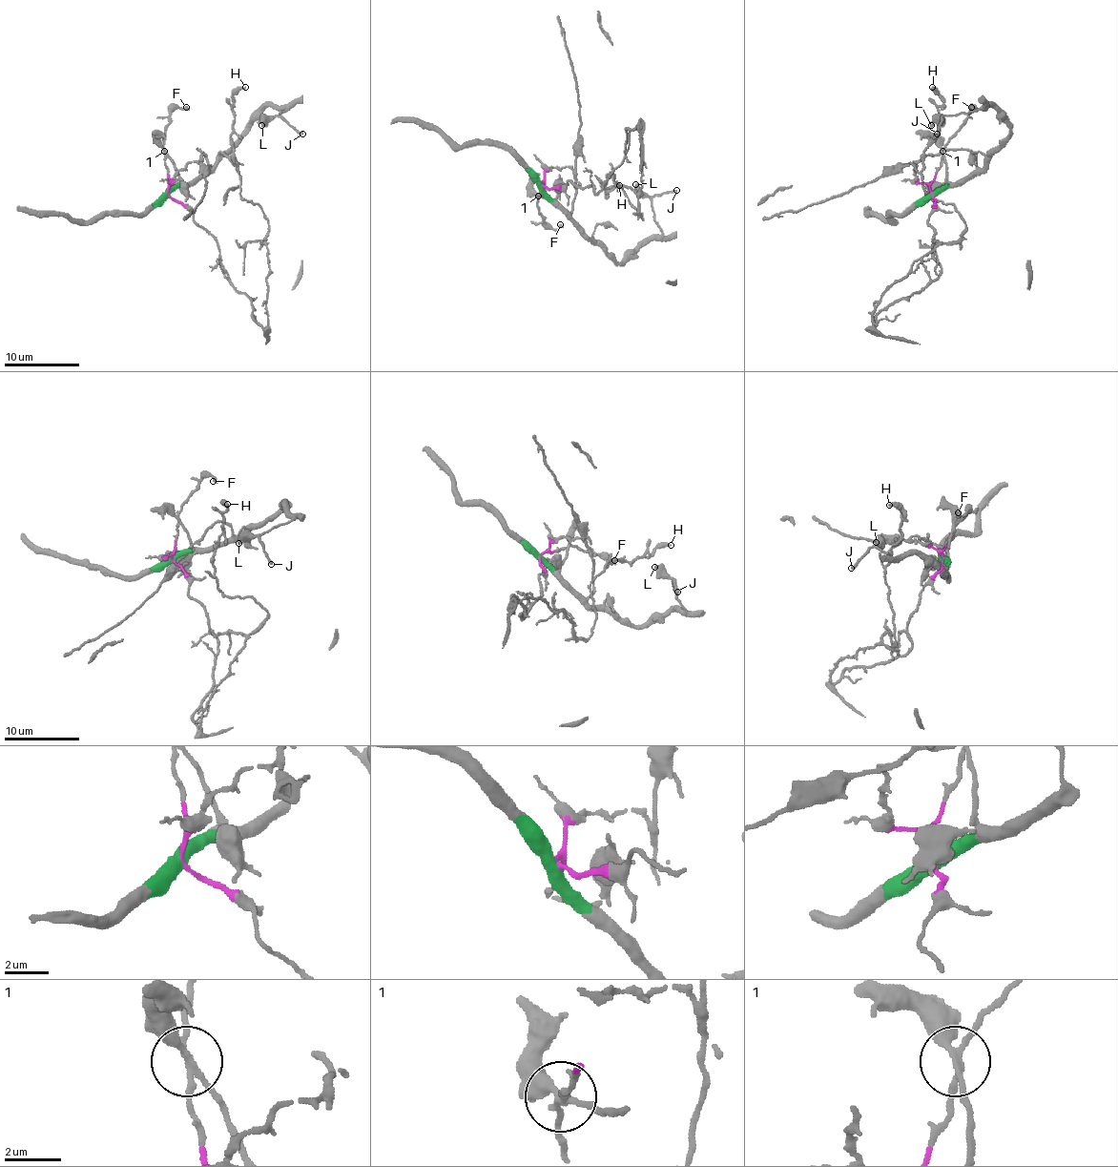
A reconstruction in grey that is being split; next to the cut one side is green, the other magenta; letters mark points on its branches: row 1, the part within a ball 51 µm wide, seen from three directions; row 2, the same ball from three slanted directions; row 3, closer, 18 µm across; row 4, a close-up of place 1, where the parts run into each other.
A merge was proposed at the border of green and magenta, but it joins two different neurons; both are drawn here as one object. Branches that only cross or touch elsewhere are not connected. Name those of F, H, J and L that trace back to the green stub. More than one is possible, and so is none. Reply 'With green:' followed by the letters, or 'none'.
With green: J, L

